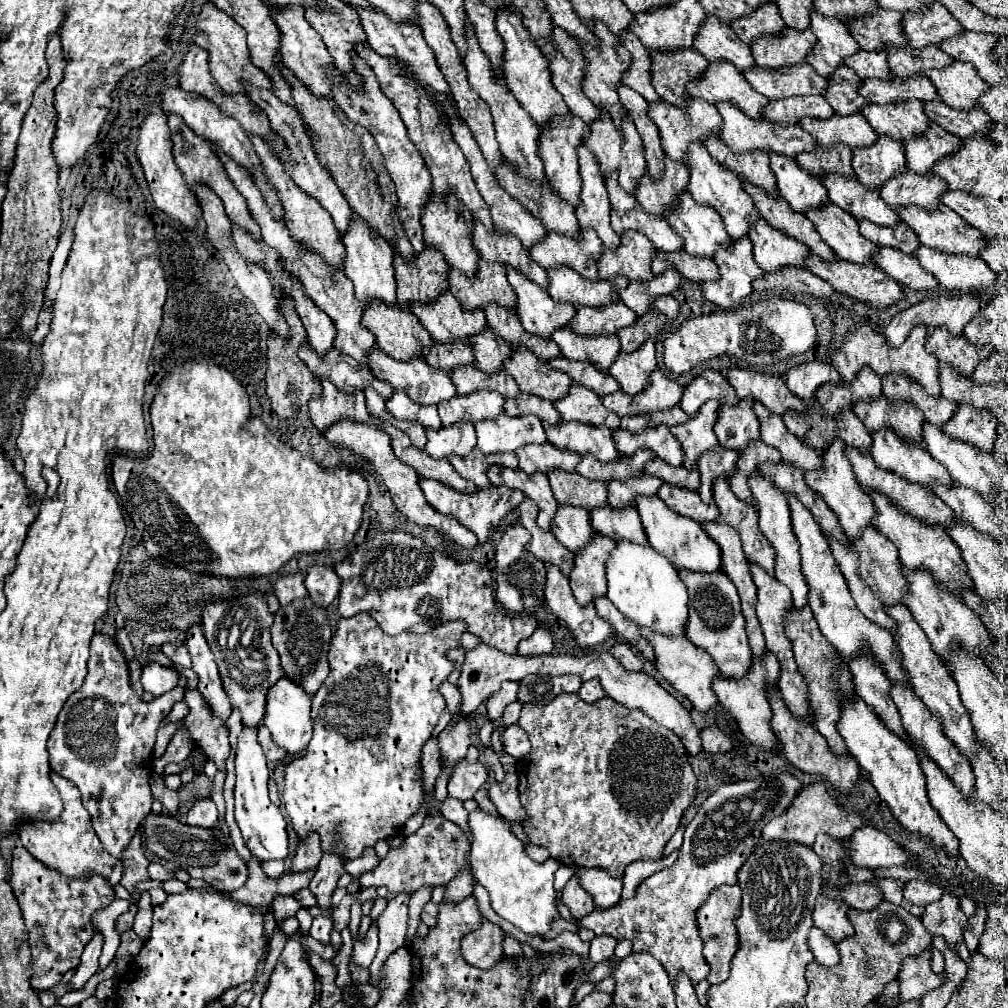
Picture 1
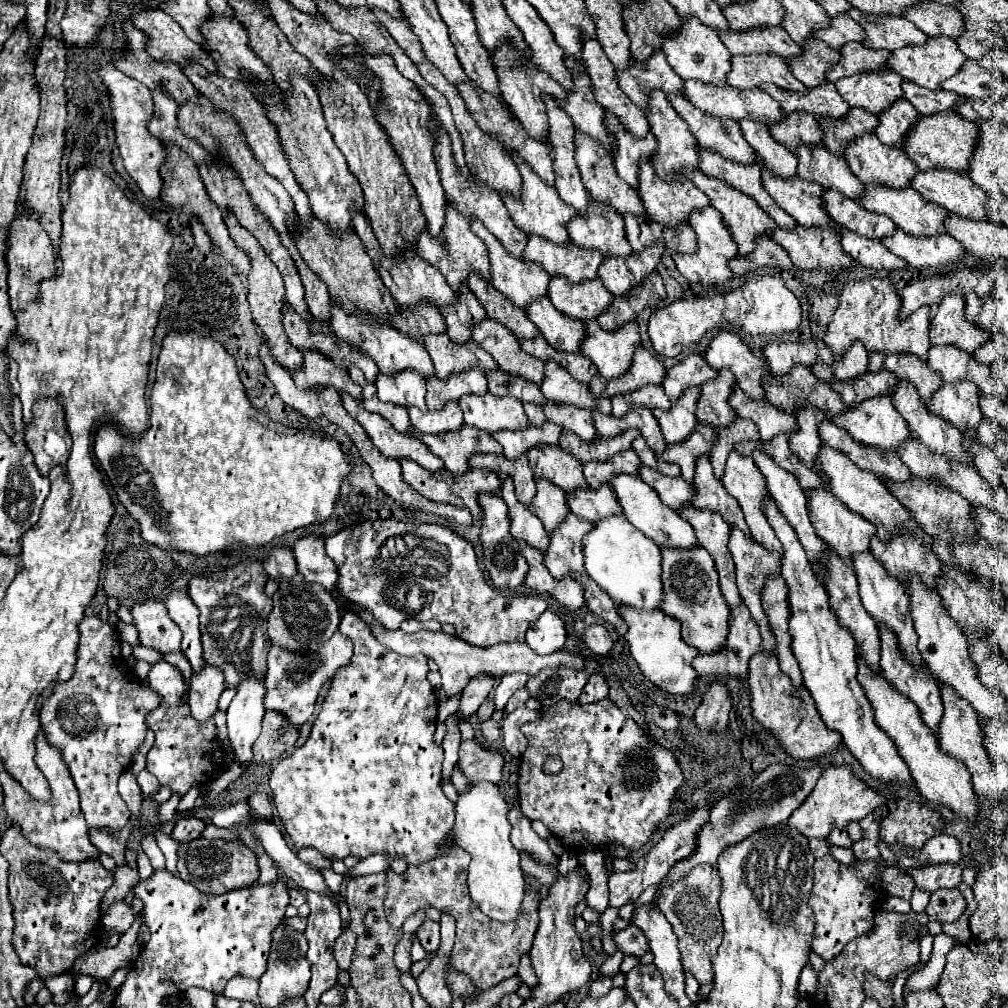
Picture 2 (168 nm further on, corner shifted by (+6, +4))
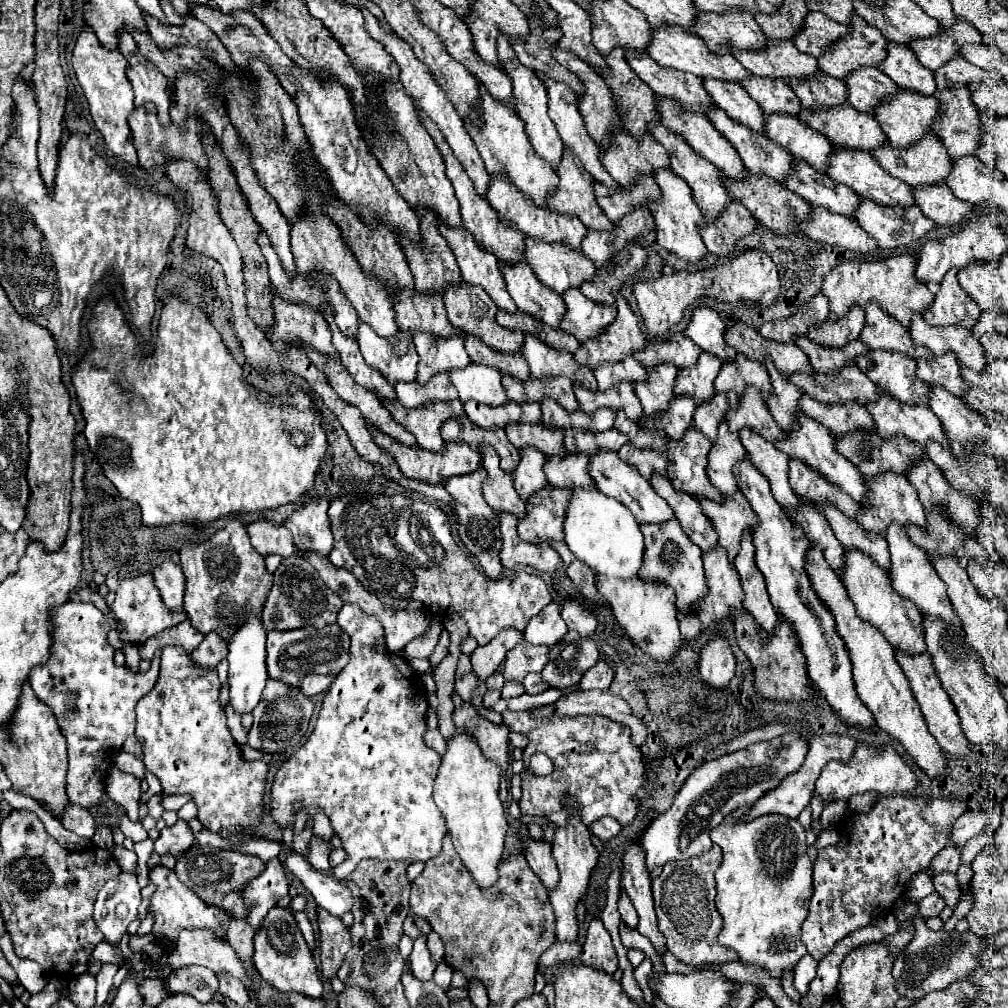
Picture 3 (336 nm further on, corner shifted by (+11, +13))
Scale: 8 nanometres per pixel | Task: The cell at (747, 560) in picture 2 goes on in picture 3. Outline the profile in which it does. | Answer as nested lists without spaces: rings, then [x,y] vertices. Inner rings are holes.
[[[736,493],[734,497],[726,497],[724,503],[712,503],[704,499],[700,499],[700,503],[702,503],[702,511],[710,517],[714,529],[718,531],[720,547],[728,551],[728,559],[730,563],[734,563],[740,551],[742,533],[748,531],[752,535],[754,527],[760,523],[756,519],[756,513],[740,493]]]

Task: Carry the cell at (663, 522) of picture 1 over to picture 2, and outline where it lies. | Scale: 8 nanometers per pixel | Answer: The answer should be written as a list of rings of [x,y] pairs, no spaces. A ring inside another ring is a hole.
[[[617,474],[617,476],[613,476],[613,480],[609,480],[609,484],[611,484],[627,520],[633,526],[637,526],[645,536],[655,540],[659,546],[673,546],[673,548],[693,548],[693,546],[697,546],[691,524],[687,520],[683,520],[675,510],[665,506],[661,502],[661,498],[657,496],[657,492],[653,488],[649,488],[639,476]]]

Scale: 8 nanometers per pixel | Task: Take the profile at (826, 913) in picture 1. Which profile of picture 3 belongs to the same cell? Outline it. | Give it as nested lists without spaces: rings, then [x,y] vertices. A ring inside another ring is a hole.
[[[890,795],[880,797],[870,813],[856,815],[852,829],[842,833],[842,841],[818,851],[814,861],[814,893],[808,907],[808,917],[802,923],[802,941],[808,947],[808,953],[820,961],[824,959],[850,931],[870,925],[876,917],[890,911],[890,905],[896,901],[898,895],[904,893],[904,883],[912,877],[912,873],[926,871],[930,867],[932,857],[948,845],[948,831],[952,823],[966,813],[968,807],[962,801],[954,799],[936,799],[936,797],[904,797],[904,795]]]

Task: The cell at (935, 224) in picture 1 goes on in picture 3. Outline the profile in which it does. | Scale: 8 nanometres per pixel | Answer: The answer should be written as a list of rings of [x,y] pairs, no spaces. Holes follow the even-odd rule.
[[[834,149],[830,155],[830,165],[828,165],[828,175],[836,181],[842,183],[846,187],[850,187],[852,191],[856,191],[860,197],[870,199],[874,203],[880,205],[892,205],[892,207],[912,207],[914,201],[914,193],[912,187],[892,175],[888,175],[878,161],[874,159],[872,153],[864,153],[864,151],[852,151],[852,149]]]

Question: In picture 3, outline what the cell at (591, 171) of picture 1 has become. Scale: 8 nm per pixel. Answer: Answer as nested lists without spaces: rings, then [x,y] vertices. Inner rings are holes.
[[[500,39],[498,43],[498,55],[500,55],[500,63],[504,65],[504,71],[508,73],[508,77],[512,79],[514,83],[514,91],[516,91],[516,109],[518,109],[518,117],[526,123],[526,131],[528,131],[528,139],[536,151],[536,155],[540,159],[544,159],[554,171],[560,167],[560,161],[562,161],[562,153],[564,153],[564,143],[554,127],[554,121],[550,119],[548,115],[548,93],[546,93],[546,87],[544,83],[528,69],[524,67],[514,49],[510,47],[510,43],[506,39]]]

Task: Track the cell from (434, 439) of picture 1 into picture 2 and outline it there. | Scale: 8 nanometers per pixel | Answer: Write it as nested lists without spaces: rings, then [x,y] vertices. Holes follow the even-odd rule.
[[[457,402],[445,404],[445,408],[439,408],[437,412],[421,412],[419,408],[409,408],[409,420],[419,432],[443,434],[459,430],[463,426],[463,412]]]

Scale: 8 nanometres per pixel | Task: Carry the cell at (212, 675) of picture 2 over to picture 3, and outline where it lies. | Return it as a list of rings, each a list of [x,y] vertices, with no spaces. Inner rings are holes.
[[[212,633],[204,637],[204,641],[190,655],[198,669],[216,669],[216,665],[228,655],[228,647],[224,647],[224,641],[216,633]]]

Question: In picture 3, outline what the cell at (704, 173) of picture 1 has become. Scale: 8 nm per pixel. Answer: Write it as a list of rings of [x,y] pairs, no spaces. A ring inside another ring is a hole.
[[[612,49],[612,55],[606,59],[606,63],[608,63],[610,71],[602,73],[602,77],[606,79],[614,97],[620,99],[620,109],[624,109],[624,113],[626,113],[626,127],[628,127],[630,135],[634,139],[642,139],[644,135],[650,133],[650,125],[660,123],[660,111],[656,107],[656,95],[646,83],[642,83],[642,79],[638,79],[636,71],[632,71],[628,61],[624,59],[624,49]]]

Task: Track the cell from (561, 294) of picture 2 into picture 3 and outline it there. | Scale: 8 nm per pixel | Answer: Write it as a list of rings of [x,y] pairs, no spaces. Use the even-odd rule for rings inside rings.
[[[526,237],[528,263],[544,287],[562,295],[572,287],[580,287],[592,281],[596,267],[582,251],[568,251],[568,247],[552,247],[550,243],[540,243]]]

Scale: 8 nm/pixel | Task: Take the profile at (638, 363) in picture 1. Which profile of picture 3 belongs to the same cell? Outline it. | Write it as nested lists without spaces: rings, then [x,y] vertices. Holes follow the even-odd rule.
[[[578,289],[566,291],[562,297],[566,301],[568,311],[560,329],[574,335],[580,343],[602,335],[616,321],[614,305],[592,303]]]

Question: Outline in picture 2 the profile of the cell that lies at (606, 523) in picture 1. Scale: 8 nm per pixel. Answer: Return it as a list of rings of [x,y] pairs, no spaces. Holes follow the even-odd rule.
[[[603,484],[597,490],[577,488],[577,492],[571,492],[571,494],[567,492],[567,506],[577,518],[589,520],[593,524],[605,516],[621,512],[615,492],[611,490],[609,484]]]

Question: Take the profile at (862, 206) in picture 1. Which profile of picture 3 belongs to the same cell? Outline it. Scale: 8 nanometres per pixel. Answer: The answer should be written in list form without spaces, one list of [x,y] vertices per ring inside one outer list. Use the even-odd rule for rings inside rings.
[[[768,115],[766,131],[766,135],[776,145],[786,149],[794,159],[812,165],[820,173],[826,173],[832,155],[832,143],[824,135],[812,131],[806,123],[792,115]]]

